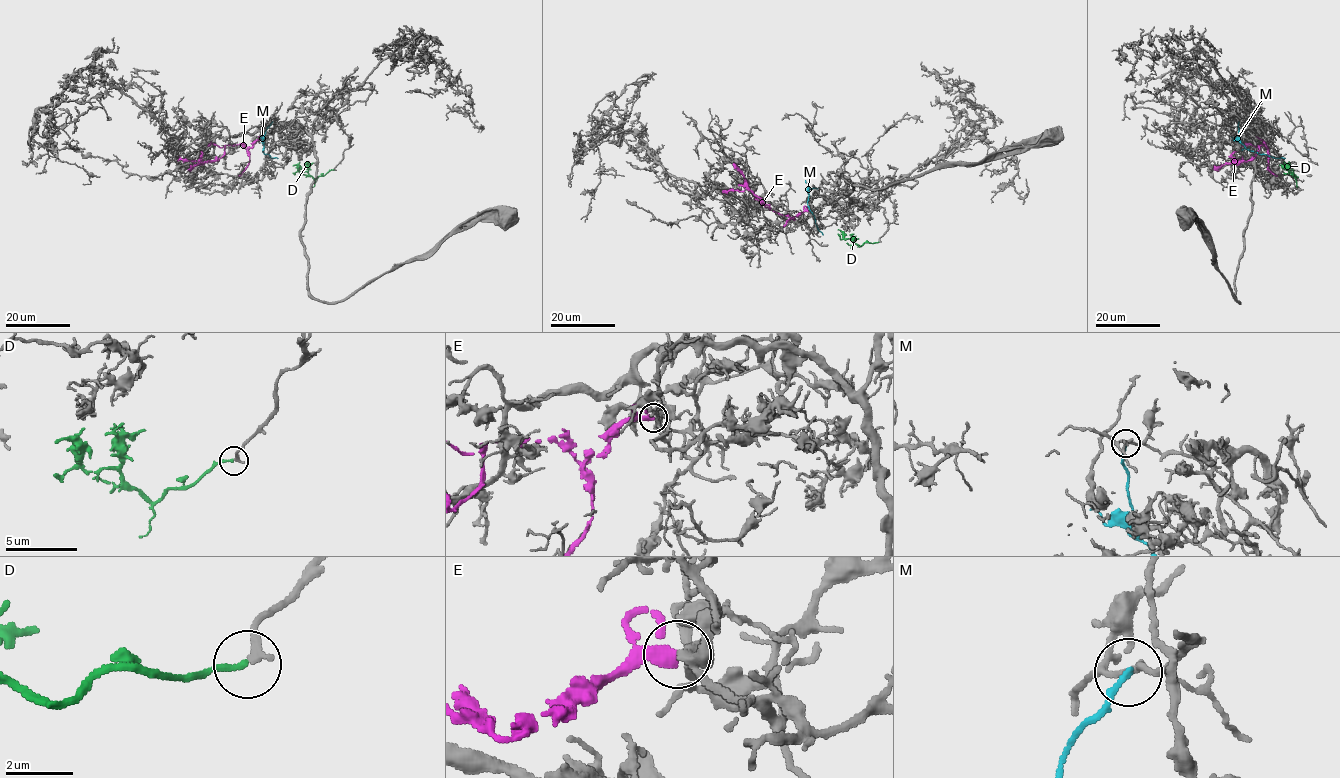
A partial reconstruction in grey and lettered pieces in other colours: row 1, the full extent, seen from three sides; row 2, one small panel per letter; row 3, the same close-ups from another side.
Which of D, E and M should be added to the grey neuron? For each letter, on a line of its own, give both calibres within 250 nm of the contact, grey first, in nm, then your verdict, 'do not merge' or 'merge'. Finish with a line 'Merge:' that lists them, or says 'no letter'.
D: 200 nm thick on the grey side, 180 nm on the other; merge
E: 320 nm thick on the grey side, 400 nm on the other; do not merge
M: 190 nm thick on the grey side, 200 nm on the other; do not merge
Merge: D

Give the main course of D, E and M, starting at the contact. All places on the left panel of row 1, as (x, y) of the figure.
D: (333, 169), (314, 179), (293, 165)
E: (263, 139), (258, 139), (246, 149), (239, 144), (228, 144), (218, 160), (189, 169)
M: (272, 121), (266, 130), (262, 152), (278, 158)

